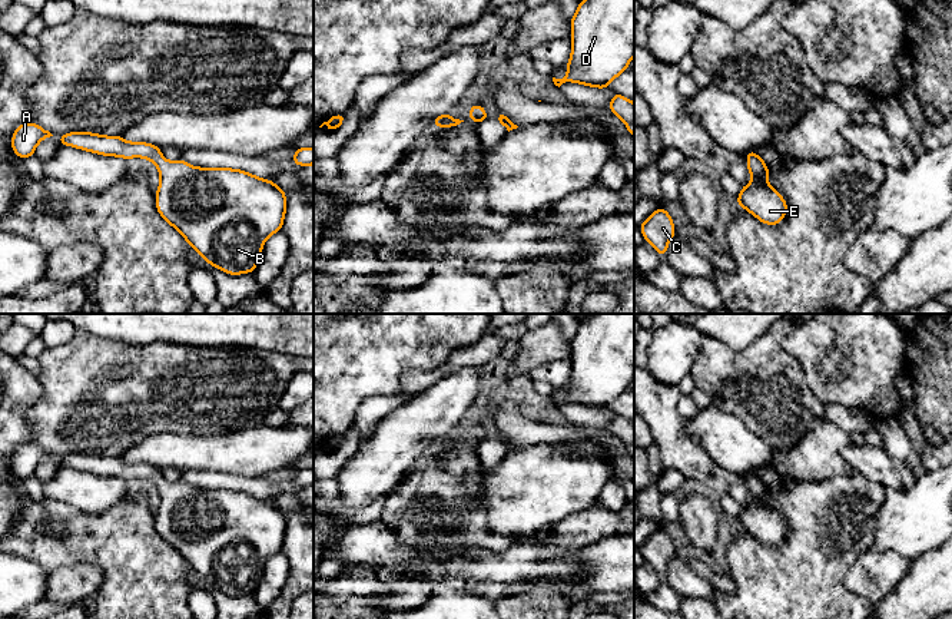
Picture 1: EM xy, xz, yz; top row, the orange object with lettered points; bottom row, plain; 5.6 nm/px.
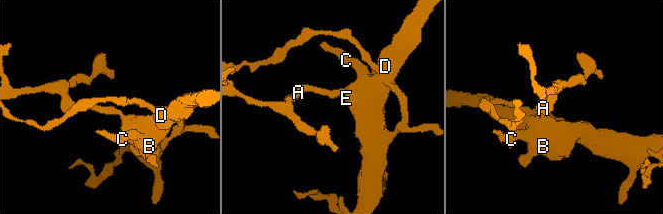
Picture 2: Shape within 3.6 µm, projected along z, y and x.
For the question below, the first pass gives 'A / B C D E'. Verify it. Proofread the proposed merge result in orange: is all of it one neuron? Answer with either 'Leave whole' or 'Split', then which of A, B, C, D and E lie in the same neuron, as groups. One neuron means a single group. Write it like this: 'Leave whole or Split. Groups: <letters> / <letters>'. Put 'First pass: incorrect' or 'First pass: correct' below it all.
Leave whole. Groups: A B C D E
First pass: incorrect

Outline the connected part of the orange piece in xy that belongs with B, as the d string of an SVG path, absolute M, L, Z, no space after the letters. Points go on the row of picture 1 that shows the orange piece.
M70 132L59 145L123 159L145 158L156 165L160 185L156 209L215 268L239 275L253 272L265 241L282 231L285 191L269 179L229 168L196 168L162 156L146 142Z

